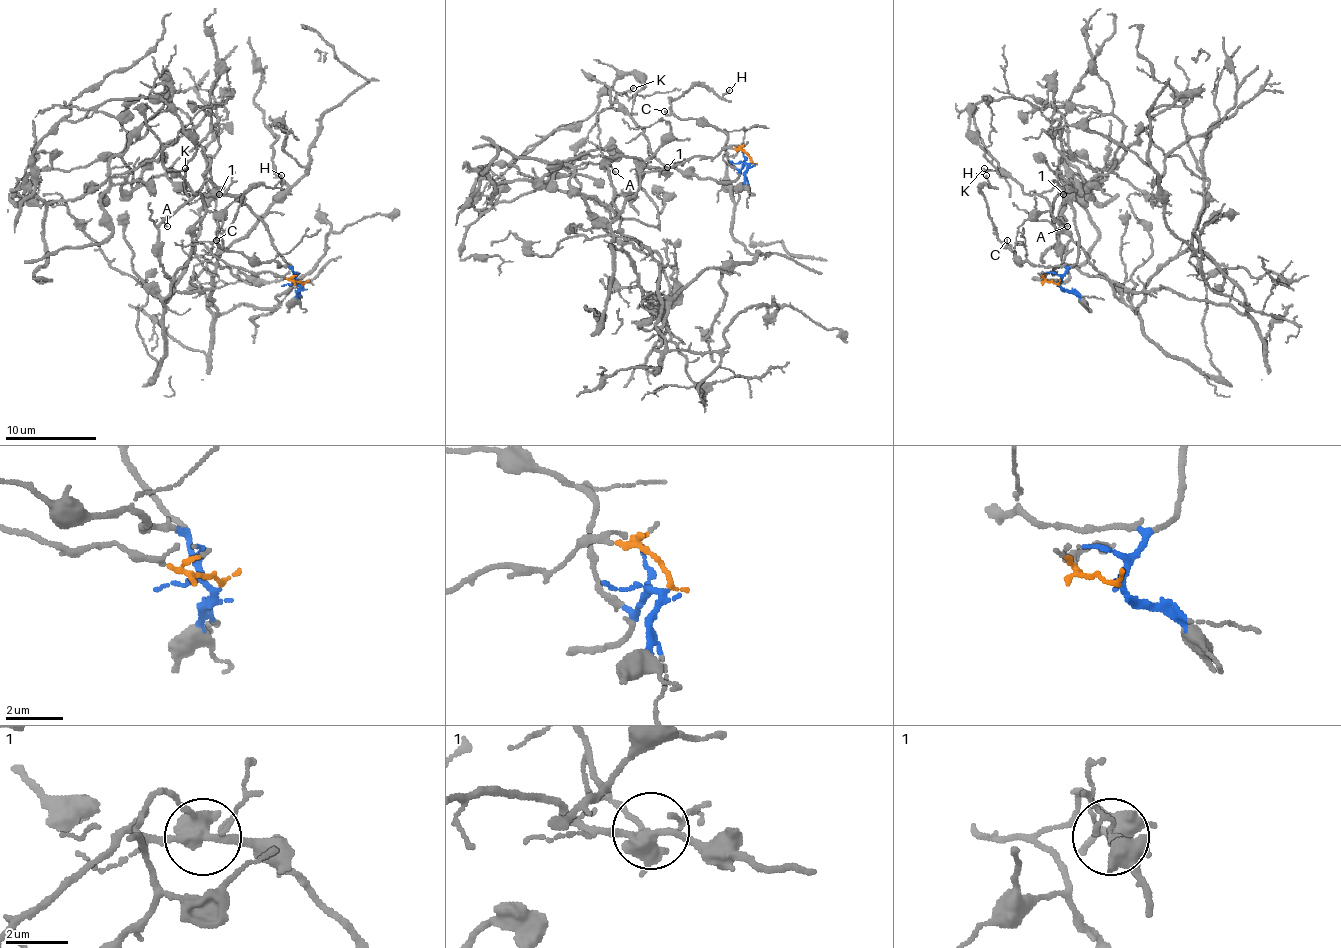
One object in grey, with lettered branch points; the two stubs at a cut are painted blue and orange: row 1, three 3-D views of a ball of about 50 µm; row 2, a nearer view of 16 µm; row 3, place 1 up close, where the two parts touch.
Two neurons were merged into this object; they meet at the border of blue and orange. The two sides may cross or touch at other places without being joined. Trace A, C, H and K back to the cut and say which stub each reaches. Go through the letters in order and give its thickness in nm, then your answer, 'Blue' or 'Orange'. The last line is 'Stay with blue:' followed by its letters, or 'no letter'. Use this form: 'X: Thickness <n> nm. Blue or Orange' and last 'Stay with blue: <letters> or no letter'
A: Thickness 120 nm. Blue
C: Thickness 120 nm. Blue
H: Thickness 90 nm. Blue
K: Thickness 130 nm. Orange
Stay with blue: A, C, H

